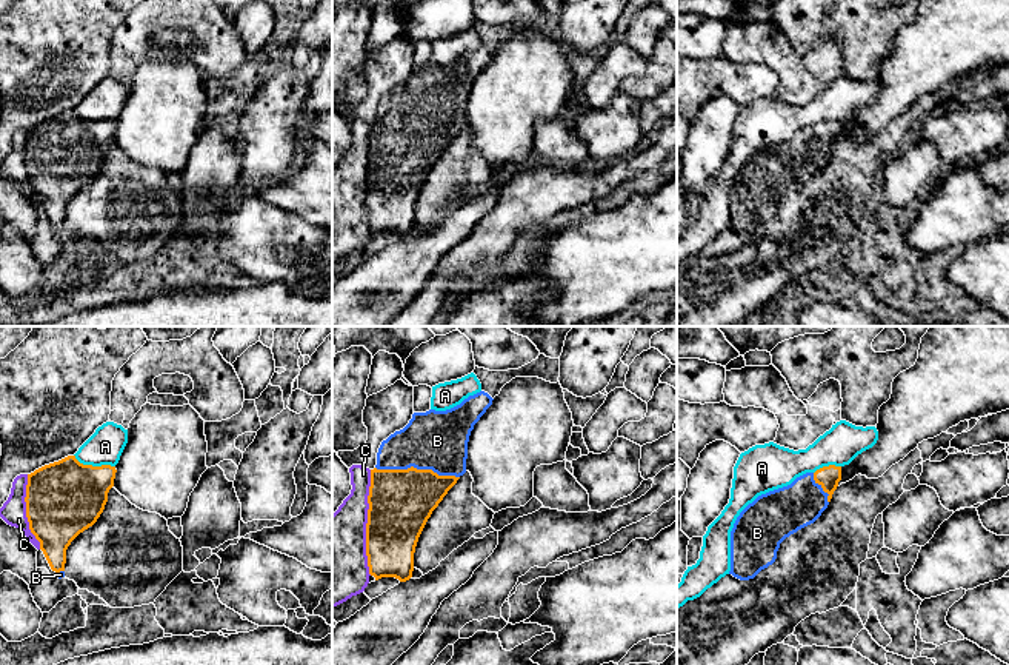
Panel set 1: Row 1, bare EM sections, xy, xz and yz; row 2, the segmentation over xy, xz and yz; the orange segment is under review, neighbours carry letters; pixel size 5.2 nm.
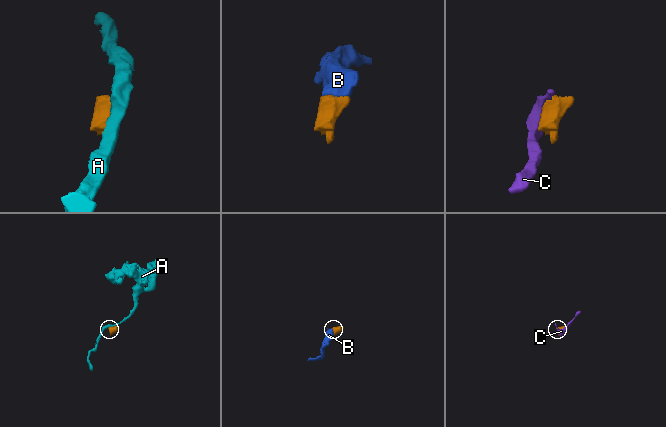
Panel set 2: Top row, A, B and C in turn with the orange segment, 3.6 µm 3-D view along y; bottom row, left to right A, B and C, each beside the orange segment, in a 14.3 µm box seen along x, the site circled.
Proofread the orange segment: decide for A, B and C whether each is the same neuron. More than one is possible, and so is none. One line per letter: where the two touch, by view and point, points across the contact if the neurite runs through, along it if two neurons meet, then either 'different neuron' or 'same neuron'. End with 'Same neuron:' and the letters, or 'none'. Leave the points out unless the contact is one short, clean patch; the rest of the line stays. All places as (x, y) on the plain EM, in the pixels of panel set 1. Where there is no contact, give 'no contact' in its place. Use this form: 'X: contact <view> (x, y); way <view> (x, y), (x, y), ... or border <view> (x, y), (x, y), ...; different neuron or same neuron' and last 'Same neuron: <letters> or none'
A: contact xy (94, 122); different neuron
B: contact xz (416, 123); same neuron
C: contact xz (368, 177); different neuron
Same neuron: B

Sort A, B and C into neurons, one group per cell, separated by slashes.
A / B / C

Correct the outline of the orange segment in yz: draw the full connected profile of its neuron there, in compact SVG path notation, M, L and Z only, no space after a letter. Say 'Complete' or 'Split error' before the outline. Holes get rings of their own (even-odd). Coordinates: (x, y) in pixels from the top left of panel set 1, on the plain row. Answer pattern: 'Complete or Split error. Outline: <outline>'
Split error. Outline: M823 122L749 159L731 186L729 229L749 236L772 220L780 199L828 163L840 135L841 122Z

